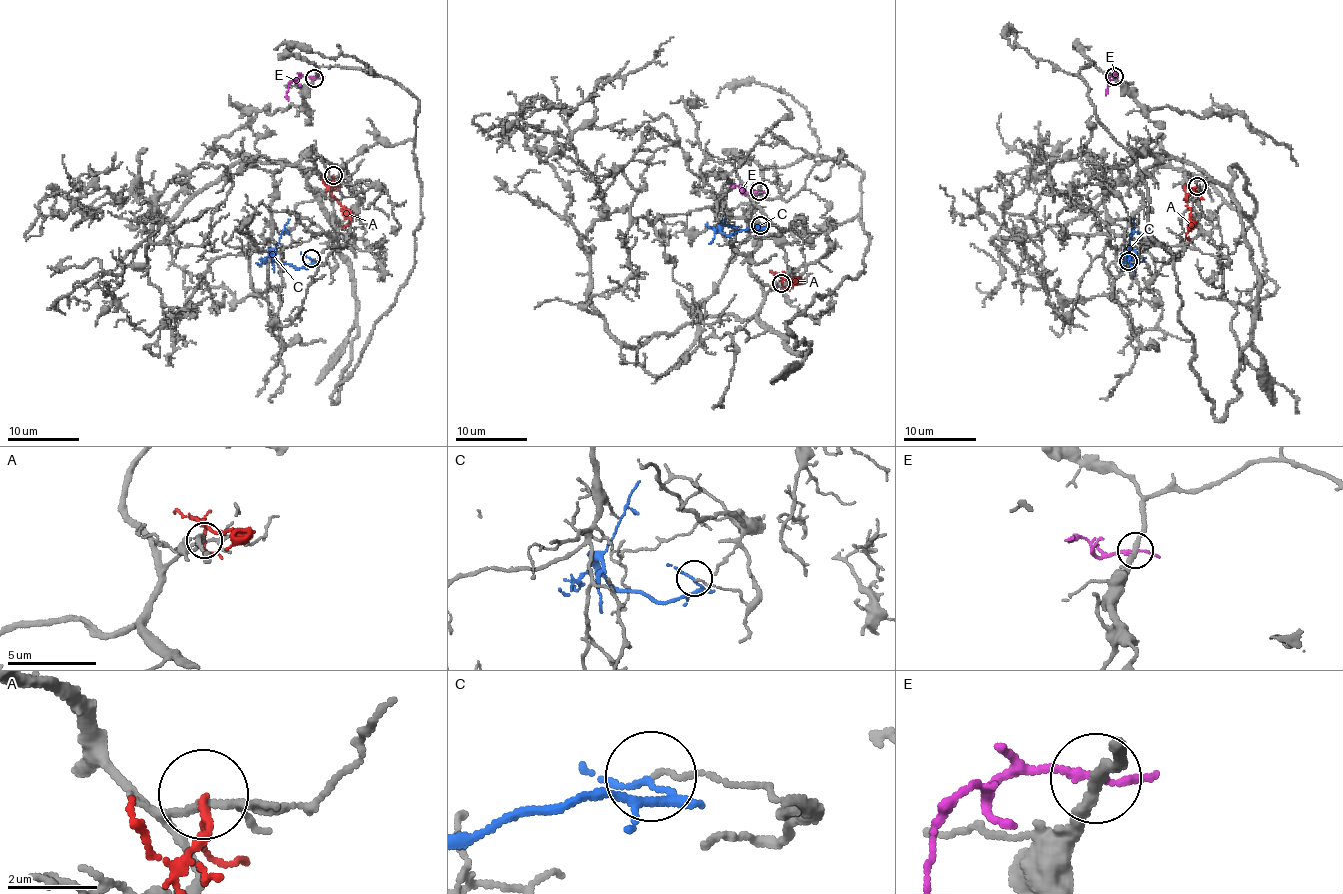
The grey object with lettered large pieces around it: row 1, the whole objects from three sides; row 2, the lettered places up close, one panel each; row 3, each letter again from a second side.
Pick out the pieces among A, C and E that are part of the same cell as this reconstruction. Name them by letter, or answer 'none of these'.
none of these

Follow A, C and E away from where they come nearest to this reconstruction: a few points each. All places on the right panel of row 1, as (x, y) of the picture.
A: (1196, 186), (1187, 196), (1191, 217), (1186, 235), (1189, 239)
C: (1128, 261), (1130, 269), (1137, 257), (1129, 243), (1133, 219)
E: (1114, 76), (1115, 73), (1113, 76), (1110, 74), (1106, 95)

